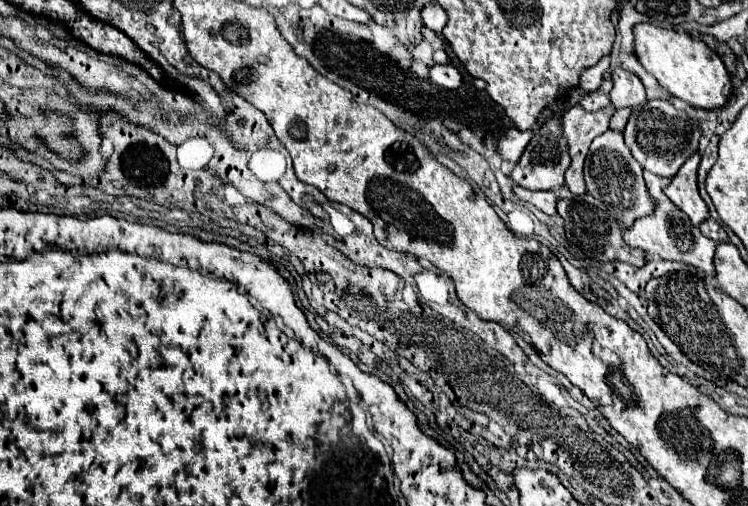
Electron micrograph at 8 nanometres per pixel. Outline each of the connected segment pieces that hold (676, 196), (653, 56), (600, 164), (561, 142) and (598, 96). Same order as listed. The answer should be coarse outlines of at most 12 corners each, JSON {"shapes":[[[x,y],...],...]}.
{"shapes":[[[692,155],[672,177],[664,195],[698,227],[708,207],[698,193]],[[634,27],[640,65],[674,97],[720,109],[722,59],[684,31]],[[622,133],[592,141],[588,193],[624,227],[656,211]],[[560,119],[534,133],[510,177],[558,189],[570,165]],[[592,91],[580,99],[586,111],[610,105],[608,95]]]}

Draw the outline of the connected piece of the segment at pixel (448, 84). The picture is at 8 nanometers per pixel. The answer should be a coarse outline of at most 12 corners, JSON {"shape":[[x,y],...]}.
{"shape":[[452,65],[430,67],[430,79],[444,89],[458,89],[462,75]]}

